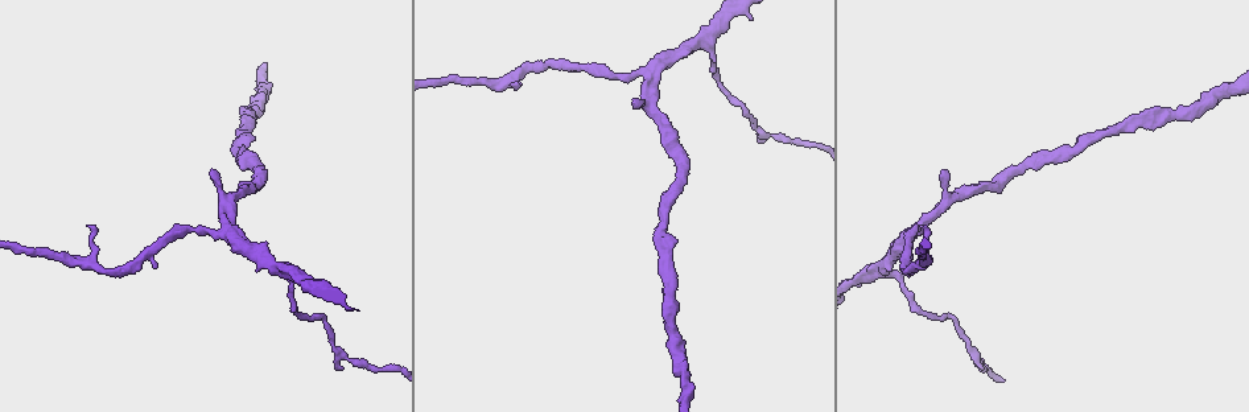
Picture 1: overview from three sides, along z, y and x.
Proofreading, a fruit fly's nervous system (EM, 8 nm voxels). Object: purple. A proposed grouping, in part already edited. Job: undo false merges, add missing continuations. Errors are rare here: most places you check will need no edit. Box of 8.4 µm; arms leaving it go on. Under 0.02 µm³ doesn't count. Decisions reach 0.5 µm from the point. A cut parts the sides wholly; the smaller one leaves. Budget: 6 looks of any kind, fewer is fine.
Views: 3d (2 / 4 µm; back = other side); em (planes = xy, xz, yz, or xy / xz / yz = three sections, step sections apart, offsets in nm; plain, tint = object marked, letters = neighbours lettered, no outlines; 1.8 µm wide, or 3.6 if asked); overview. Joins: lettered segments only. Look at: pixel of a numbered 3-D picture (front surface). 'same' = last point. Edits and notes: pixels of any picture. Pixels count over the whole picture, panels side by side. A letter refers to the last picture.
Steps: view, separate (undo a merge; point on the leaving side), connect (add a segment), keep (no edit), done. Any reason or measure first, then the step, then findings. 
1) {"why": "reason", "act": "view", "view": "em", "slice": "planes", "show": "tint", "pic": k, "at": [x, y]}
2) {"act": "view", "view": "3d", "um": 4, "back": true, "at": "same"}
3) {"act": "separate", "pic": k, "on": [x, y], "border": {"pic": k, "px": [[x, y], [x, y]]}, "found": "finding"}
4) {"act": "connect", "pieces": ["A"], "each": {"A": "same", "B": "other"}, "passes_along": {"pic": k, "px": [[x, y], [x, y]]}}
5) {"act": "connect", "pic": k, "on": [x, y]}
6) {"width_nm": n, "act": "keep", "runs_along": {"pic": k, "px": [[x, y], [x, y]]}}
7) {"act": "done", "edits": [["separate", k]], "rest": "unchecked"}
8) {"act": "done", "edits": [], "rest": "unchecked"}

{"why": "free end", "act": "view", "view": "em", "slice": "xy", "step": 16, "show": "tint", "pic": 1, "at": [213, 169]}

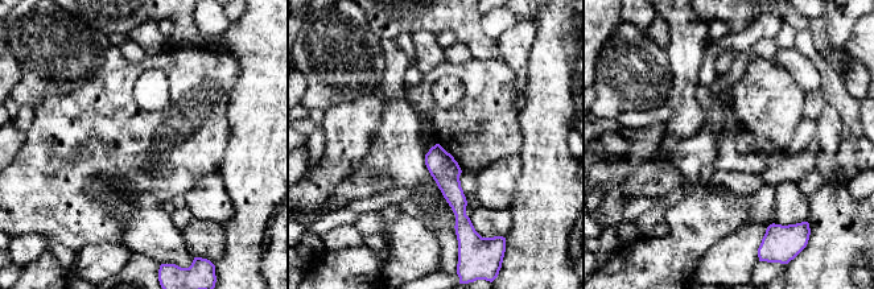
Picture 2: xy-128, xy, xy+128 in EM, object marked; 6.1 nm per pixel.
{"why": "another direction", "act": "view", "view": "em", "slice": "planes", "show": "tint", "at": "same"}

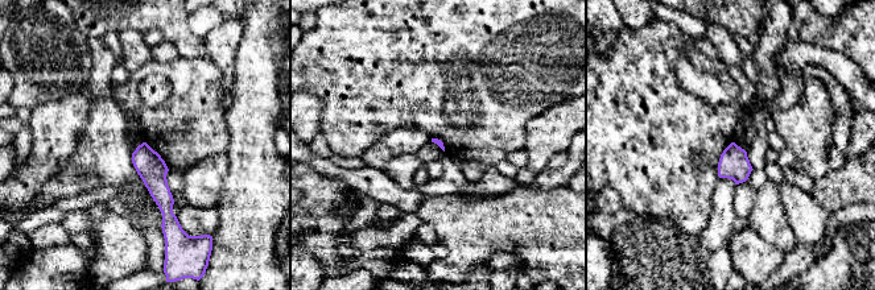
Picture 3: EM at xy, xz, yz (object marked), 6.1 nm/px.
{"why": "what lies round it", "act": "view", "view": "em", "slice": "planes", "show": "letters", "at": "same"}

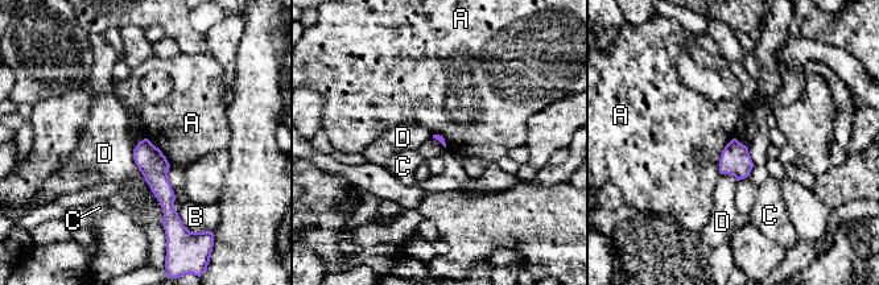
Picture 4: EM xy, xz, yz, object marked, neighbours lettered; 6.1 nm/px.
{"act": "keep", "each": {"A": "other", "B": "other", "C": "other", "D": "other"}, "runs_along": {"pic": 4, "px": [[145, 143], [145, 155], [172, 214]]}, "found": "no lettered segment goes on from it"}

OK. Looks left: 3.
{"why": "an open end", "act": "view", "view": "em", "slice": "planes", "show": "letters", "pic": 1, "at": [926, 226]}

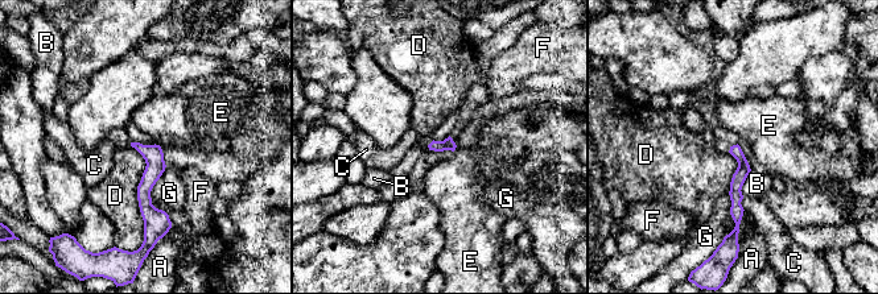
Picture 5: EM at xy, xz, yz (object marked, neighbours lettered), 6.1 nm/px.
{"act": "keep", "each": {"A": "other", "B": "other", "C": "other", "D": "other", "E": "other", "F": "other", "G": "other"}, "found": "no lettered segment goes on from it"}

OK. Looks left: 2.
{"why": "an open end", "act": "view", "view": "em", "slice": "planes", "show": "letters", "pic": 1, "at": [860, 287]}

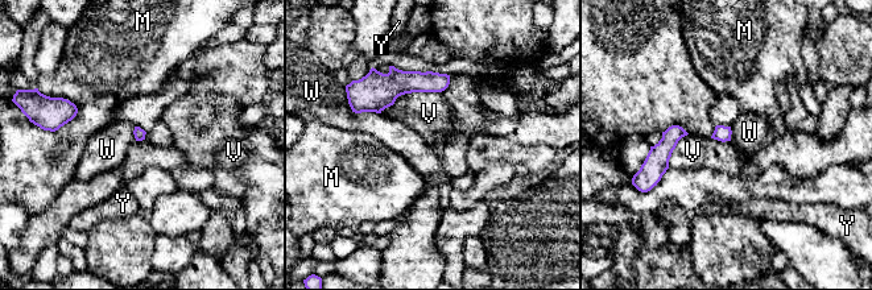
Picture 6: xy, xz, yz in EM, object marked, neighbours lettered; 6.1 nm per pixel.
{"act": "keep", "each": {"M": "other", "V": "other", "W": "other", "Y": "other"}, "border": {"pic": 6, "px": [[441, 91], [401, 94], [380, 114]]}, "found": "no lettered segment goes on from it"}

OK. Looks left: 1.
{"act": "done", "edits": [], "rest": "unchecked"}

